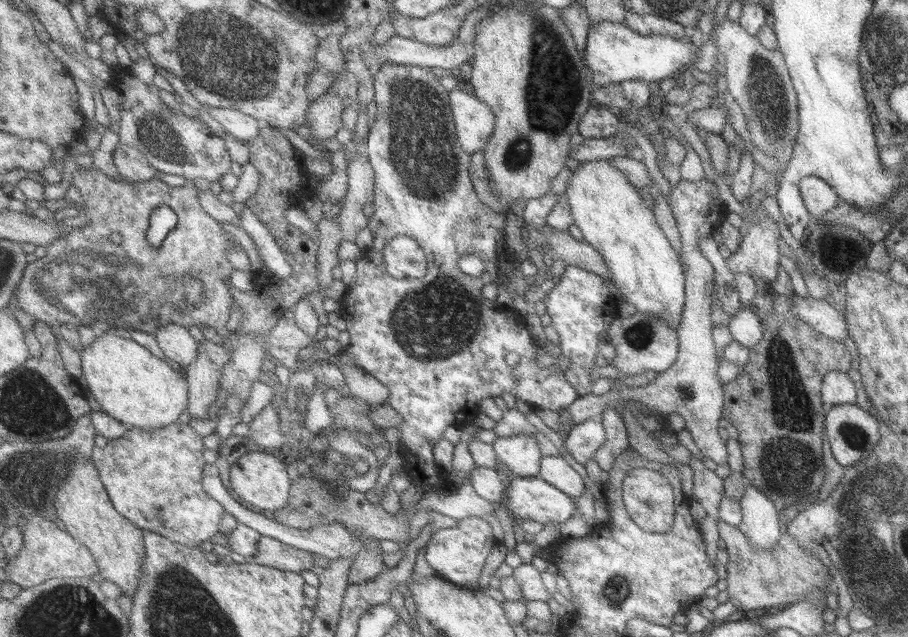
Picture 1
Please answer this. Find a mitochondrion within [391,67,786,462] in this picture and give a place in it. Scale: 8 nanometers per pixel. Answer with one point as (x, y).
(640, 335)

